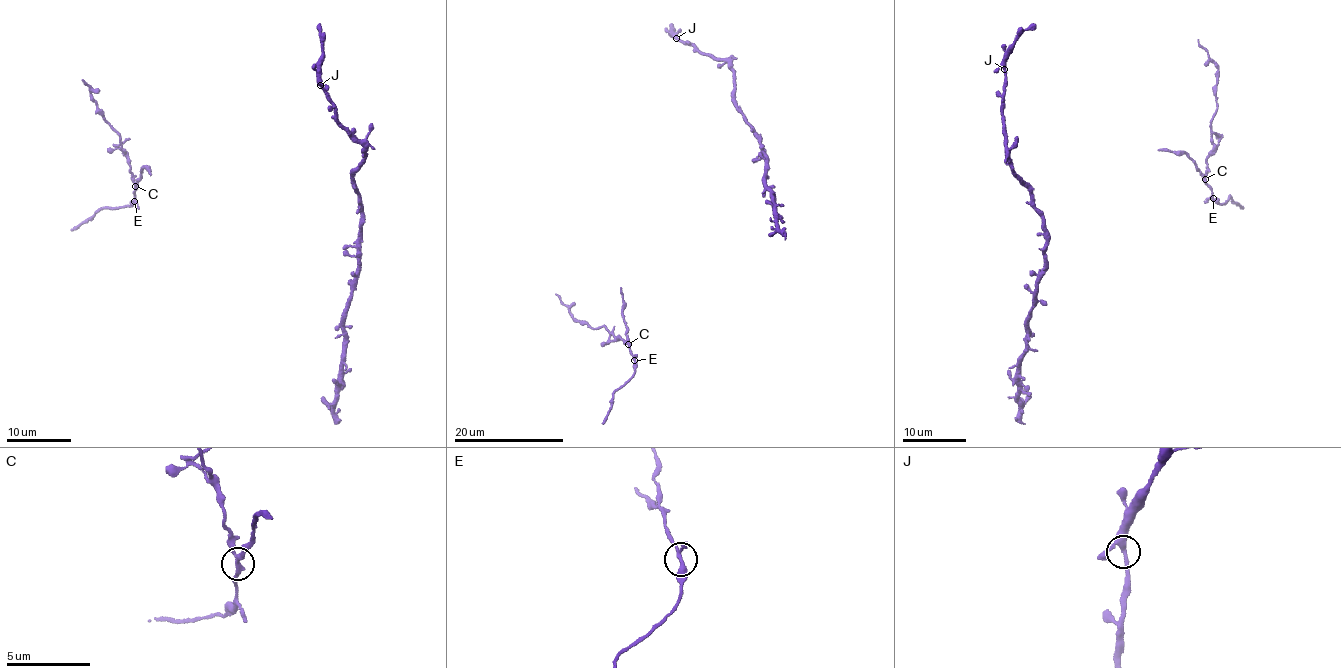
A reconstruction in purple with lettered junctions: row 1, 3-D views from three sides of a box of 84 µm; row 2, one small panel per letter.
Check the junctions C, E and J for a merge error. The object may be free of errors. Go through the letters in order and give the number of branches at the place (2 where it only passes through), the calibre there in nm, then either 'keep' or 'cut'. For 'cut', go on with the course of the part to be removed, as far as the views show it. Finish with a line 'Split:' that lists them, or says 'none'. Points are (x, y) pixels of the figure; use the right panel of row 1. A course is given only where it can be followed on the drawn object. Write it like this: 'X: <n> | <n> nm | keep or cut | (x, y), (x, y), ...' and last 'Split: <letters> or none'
C: 3 | 200 nm | cut | (1205, 178), (1207, 155), (1214, 145), (1211, 122), (1218, 106), (1218, 67), (1197, 39)
E: 3 | 240 nm | keep
J: 3 | 300 nm | keep
Split: C

